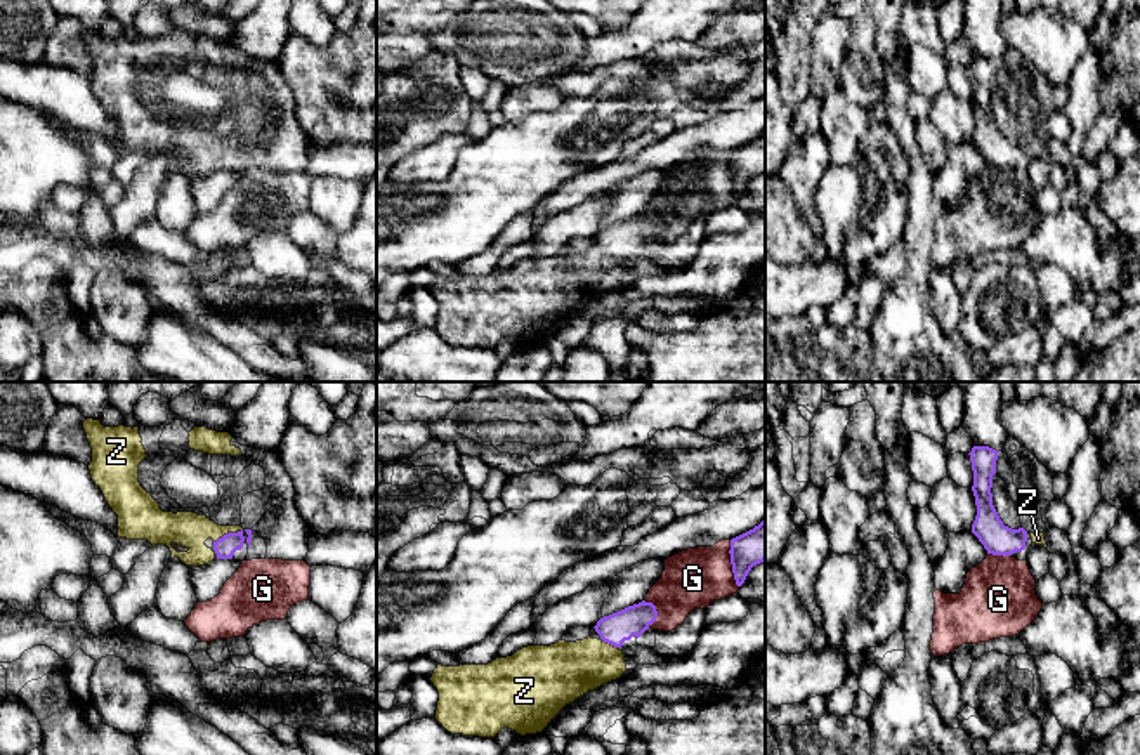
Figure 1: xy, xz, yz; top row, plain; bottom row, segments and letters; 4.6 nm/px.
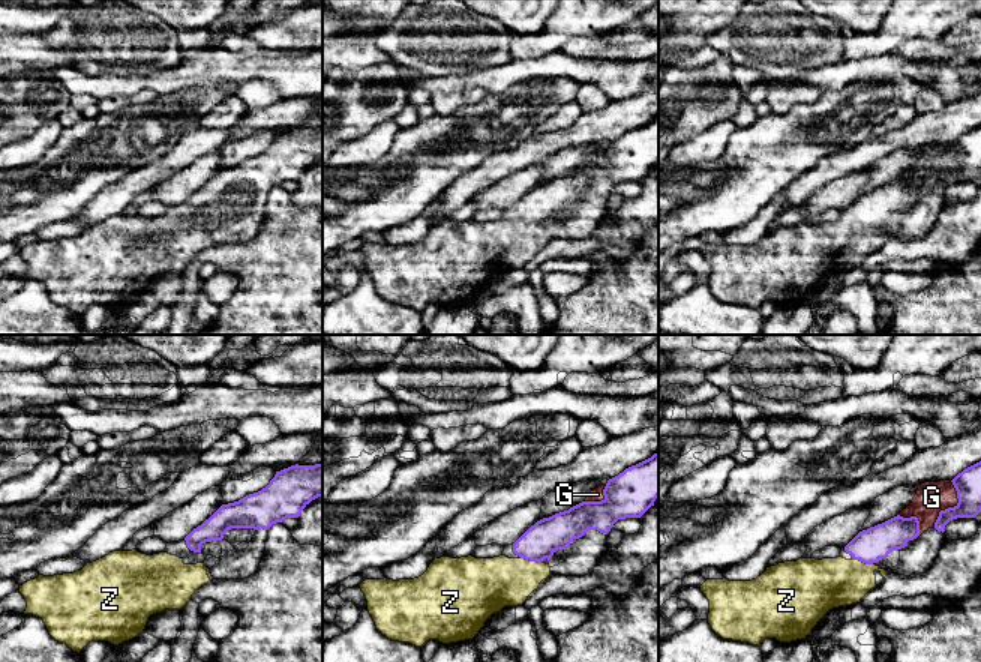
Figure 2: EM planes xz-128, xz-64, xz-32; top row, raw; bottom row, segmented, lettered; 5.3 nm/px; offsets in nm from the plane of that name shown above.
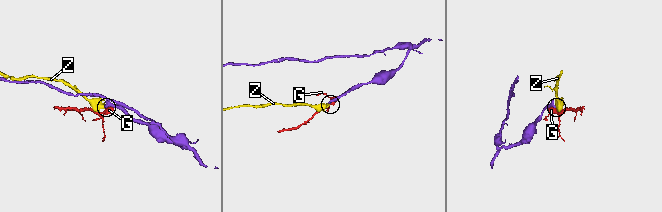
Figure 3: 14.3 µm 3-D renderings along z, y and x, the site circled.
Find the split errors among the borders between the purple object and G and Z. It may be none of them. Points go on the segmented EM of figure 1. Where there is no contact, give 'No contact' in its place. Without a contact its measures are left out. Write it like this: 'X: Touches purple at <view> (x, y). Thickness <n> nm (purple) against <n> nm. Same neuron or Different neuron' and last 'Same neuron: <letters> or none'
G: Touches purple at xz (731, 563). Thickness 170 nm (purple) against 280 nm. Different neuron
Z: Touches purple at xy (228, 533). Thickness 100 nm (purple) against 160 nm. Same neuron
Same neuron: Z

